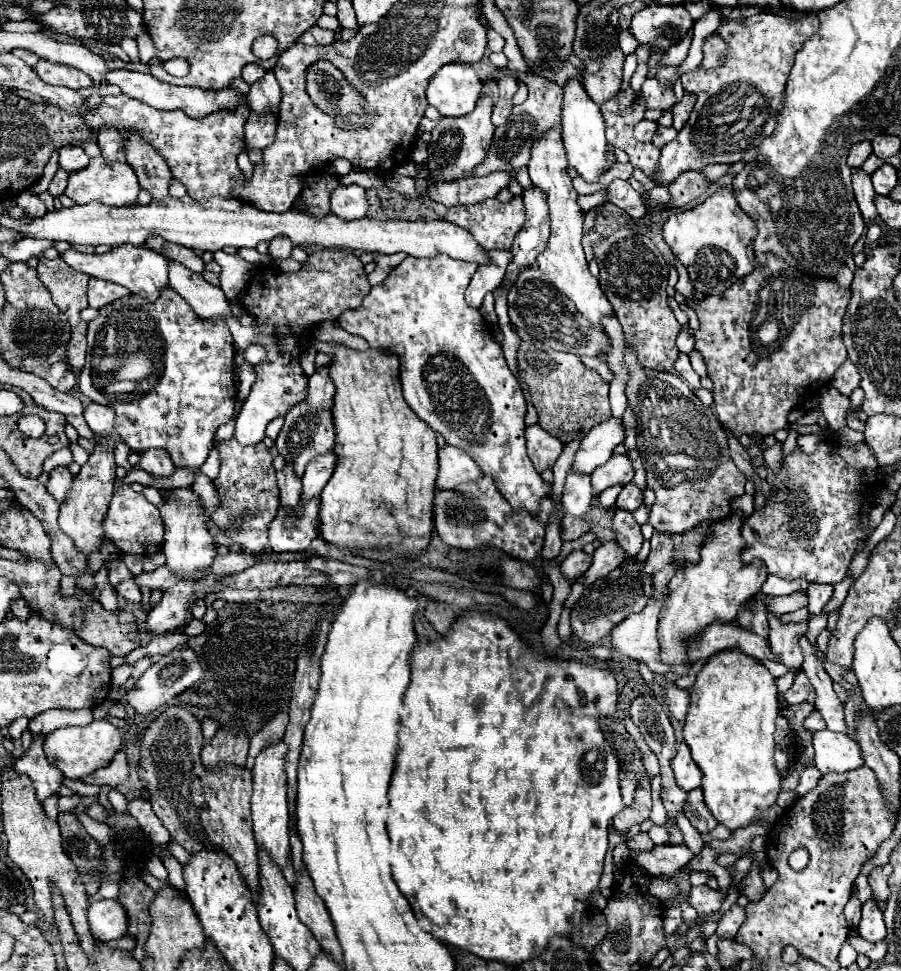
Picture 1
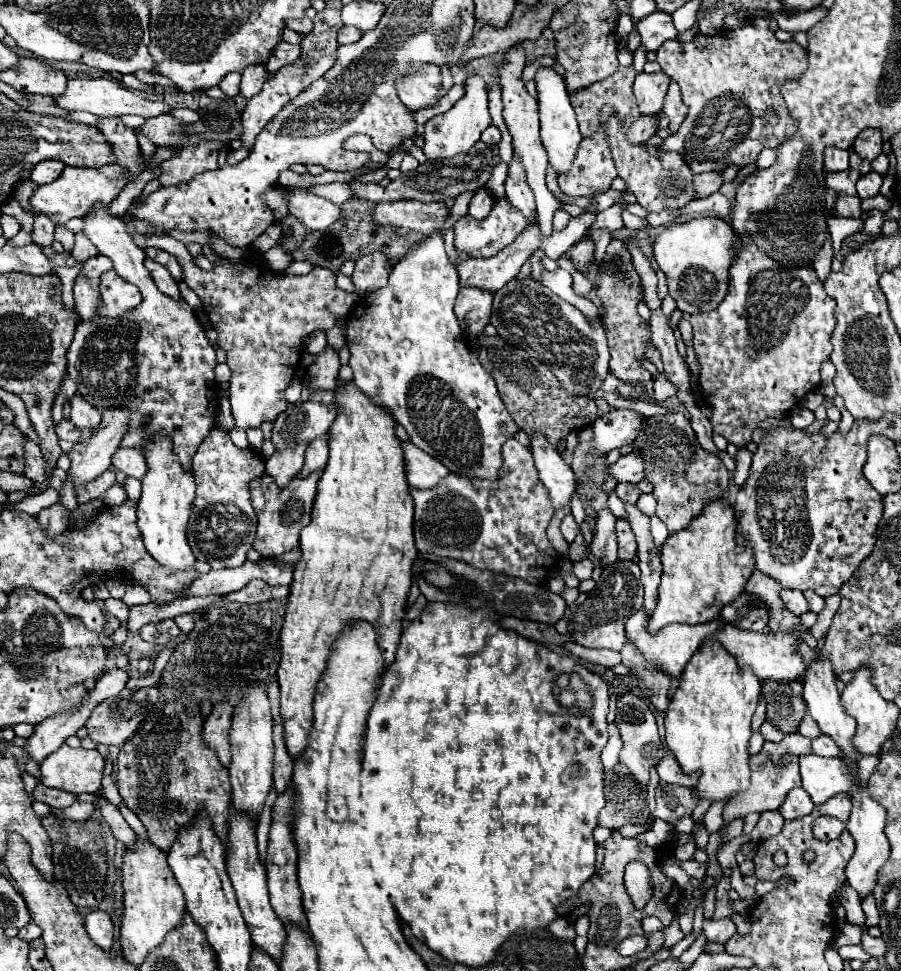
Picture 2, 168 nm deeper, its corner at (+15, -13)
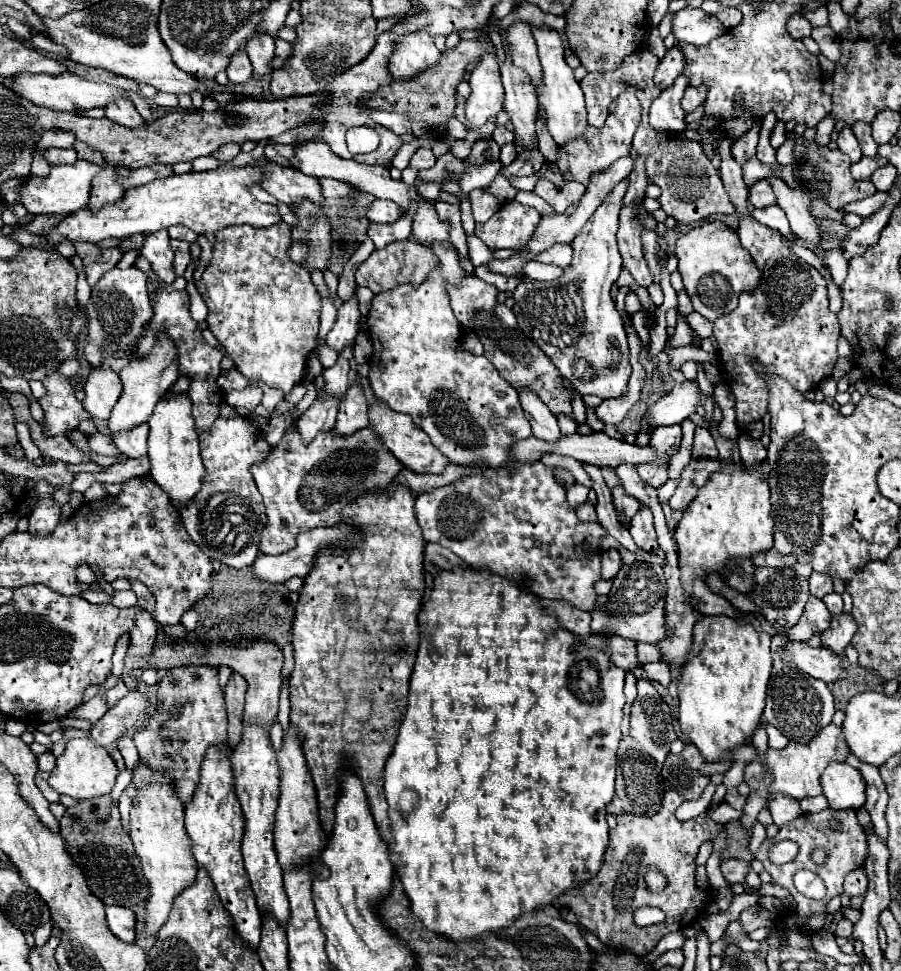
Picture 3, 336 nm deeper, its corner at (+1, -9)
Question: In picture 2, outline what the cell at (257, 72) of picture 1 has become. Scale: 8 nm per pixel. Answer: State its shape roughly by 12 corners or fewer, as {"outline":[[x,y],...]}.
{"outline":[[228,73],[218,87],[224,95],[240,93],[240,73]]}

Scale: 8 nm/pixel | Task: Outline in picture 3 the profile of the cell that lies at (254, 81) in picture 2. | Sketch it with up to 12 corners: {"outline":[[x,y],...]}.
{"outline":[[256,33],[246,53],[256,75],[272,71],[274,37]]}

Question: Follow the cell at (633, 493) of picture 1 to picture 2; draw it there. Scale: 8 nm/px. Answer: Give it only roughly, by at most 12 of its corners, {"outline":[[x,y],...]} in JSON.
{"outline":[[618,483],[614,491],[624,505],[636,505],[640,491],[634,483]]}

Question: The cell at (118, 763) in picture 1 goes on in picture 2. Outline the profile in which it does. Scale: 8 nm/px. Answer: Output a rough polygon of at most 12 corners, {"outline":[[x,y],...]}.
{"outline":[[36,785],[34,799],[50,805],[52,809],[68,807],[76,795]]}

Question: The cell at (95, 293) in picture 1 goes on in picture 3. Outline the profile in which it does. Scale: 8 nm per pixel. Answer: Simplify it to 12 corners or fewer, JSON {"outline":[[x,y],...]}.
{"outline":[[74,243],[84,263],[88,283],[116,267],[120,249],[100,249],[92,243]]}

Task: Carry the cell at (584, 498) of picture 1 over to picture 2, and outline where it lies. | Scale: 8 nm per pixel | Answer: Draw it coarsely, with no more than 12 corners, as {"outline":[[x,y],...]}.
{"outline":[[540,433],[532,455],[552,507],[570,505],[576,477]]}

